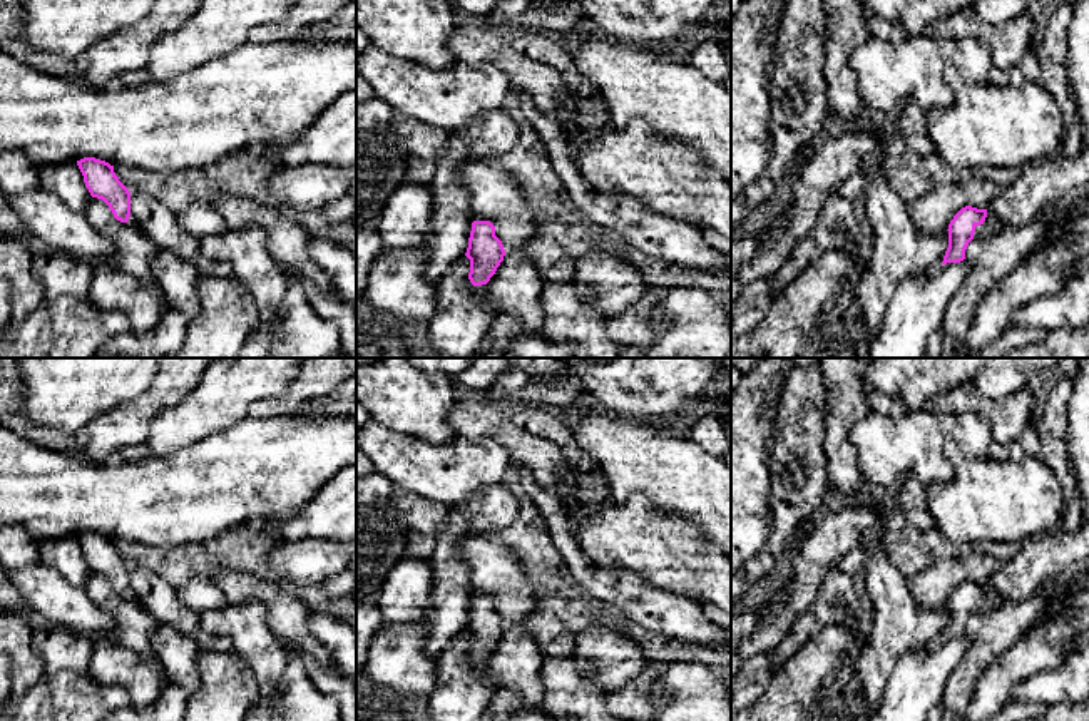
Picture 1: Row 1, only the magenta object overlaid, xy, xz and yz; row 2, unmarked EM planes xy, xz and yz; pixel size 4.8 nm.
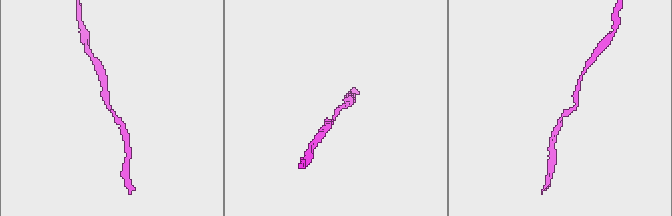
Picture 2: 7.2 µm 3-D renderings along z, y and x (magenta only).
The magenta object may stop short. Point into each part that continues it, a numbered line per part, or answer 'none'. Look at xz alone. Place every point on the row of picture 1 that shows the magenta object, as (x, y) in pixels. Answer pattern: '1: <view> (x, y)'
none

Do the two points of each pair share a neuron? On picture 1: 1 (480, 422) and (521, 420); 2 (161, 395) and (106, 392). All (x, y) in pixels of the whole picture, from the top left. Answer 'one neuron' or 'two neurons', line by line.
1: two neurons
2: two neurons

